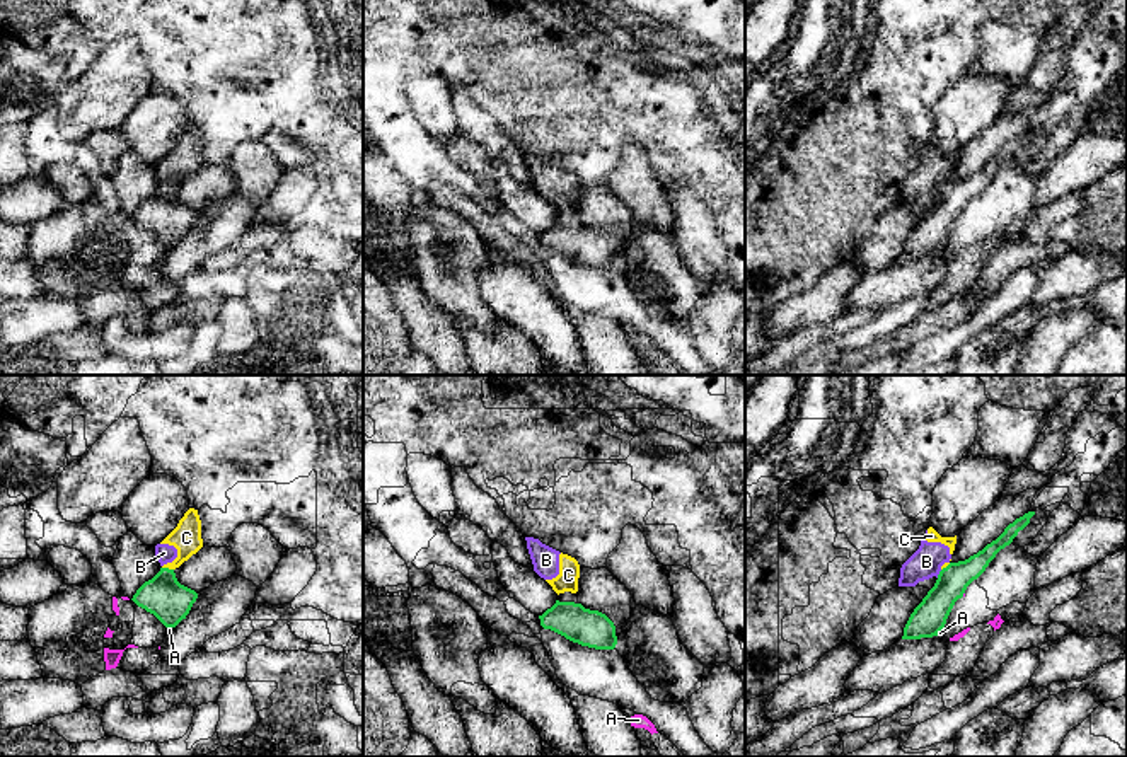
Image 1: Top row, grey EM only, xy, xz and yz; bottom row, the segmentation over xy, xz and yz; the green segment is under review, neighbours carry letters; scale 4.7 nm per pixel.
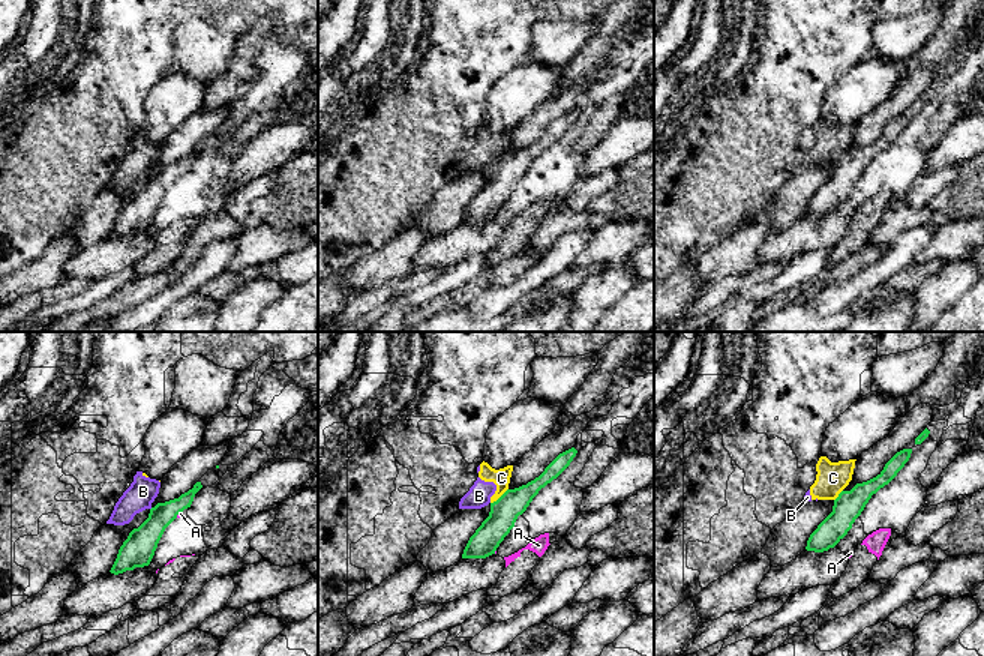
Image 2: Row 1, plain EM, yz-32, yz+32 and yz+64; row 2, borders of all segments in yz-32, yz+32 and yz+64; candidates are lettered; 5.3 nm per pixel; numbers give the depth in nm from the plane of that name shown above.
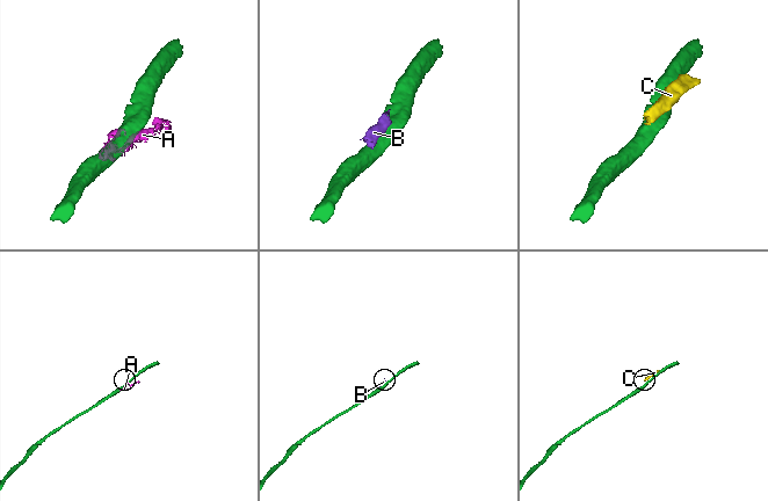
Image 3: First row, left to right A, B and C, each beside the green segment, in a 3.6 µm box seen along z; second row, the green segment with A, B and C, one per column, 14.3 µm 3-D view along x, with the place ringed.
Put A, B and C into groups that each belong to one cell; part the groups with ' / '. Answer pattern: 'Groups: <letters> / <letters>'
Groups: A / B C

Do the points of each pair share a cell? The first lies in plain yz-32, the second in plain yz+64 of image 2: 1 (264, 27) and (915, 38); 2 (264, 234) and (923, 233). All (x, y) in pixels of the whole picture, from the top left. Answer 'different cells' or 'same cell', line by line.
1: different cells
2: different cells

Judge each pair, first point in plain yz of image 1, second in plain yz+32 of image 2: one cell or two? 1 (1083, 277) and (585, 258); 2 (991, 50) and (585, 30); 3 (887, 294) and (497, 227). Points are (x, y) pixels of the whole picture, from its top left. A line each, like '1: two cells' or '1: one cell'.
1: one cell
2: one cell
3: one cell

